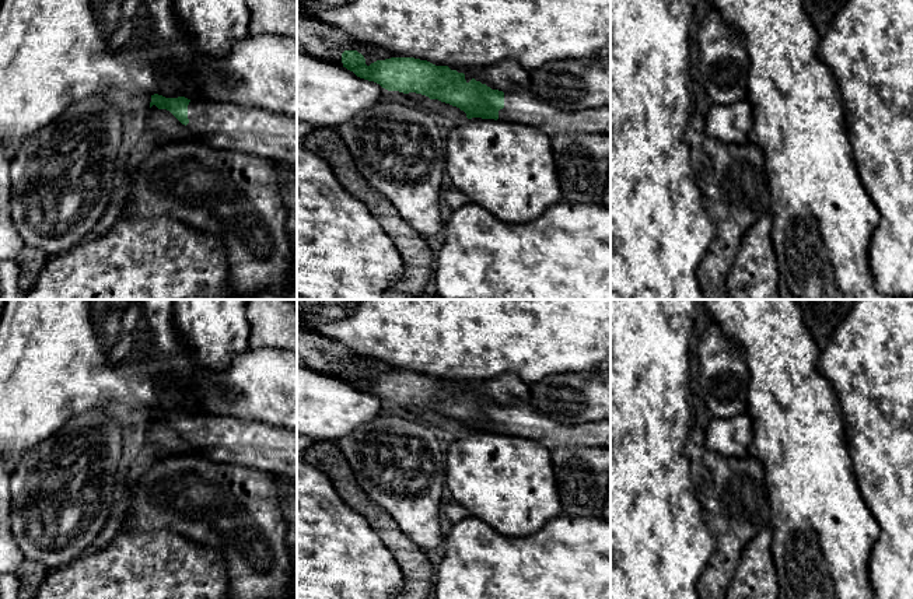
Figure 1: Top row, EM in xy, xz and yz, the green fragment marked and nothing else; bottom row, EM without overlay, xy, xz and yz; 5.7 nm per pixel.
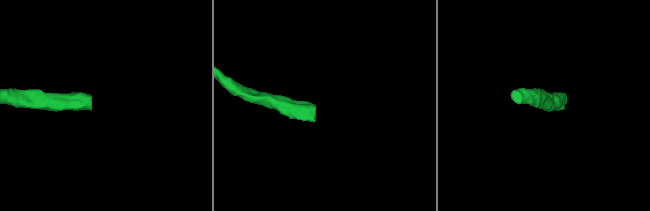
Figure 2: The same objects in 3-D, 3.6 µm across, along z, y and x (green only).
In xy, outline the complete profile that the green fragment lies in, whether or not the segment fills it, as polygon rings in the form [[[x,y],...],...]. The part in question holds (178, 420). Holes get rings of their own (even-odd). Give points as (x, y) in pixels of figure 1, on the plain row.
[[[158,407],[151,409],[150,421],[153,418],[169,424],[193,446],[196,455],[223,463],[265,470],[297,481],[297,431],[232,417],[190,414],[185,410],[165,411]]]

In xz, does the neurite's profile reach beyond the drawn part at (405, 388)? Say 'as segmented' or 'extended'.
extended

